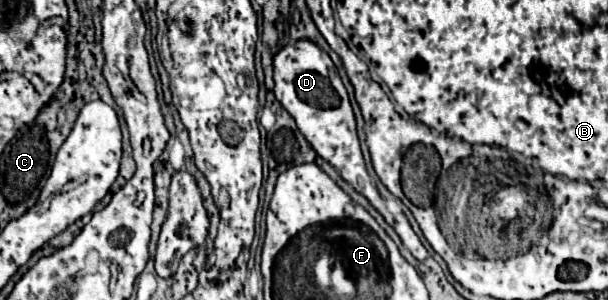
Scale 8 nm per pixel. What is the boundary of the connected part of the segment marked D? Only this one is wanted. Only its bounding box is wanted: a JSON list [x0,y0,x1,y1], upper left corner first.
[273,40,430,262]

